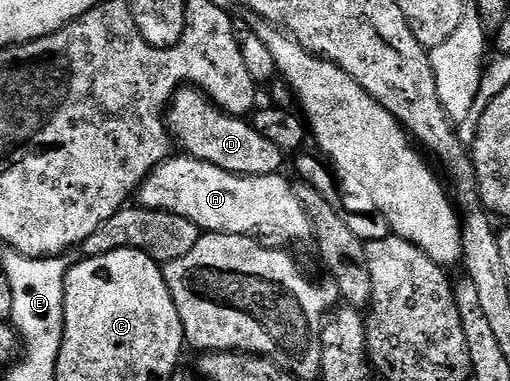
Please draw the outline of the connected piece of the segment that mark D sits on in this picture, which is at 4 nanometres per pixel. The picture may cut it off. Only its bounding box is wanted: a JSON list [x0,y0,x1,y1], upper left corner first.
[166,85,286,177]

